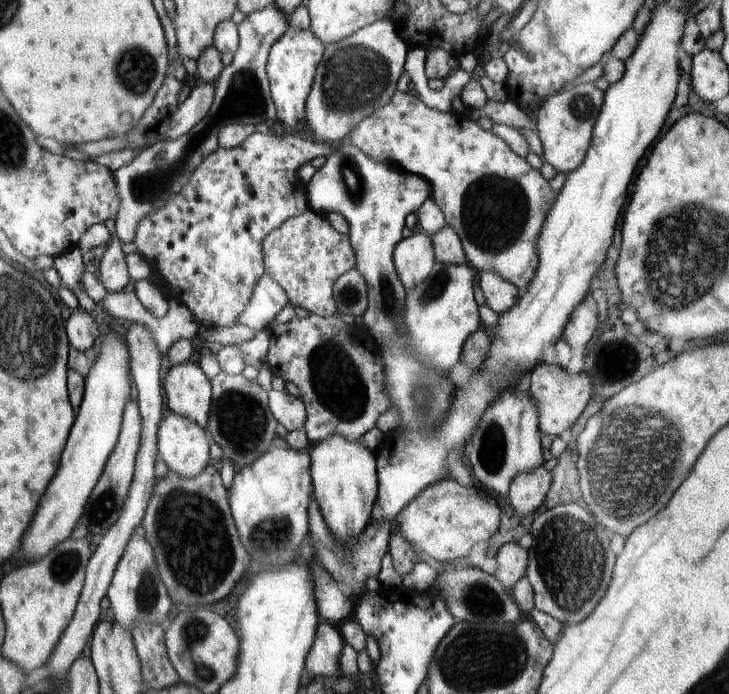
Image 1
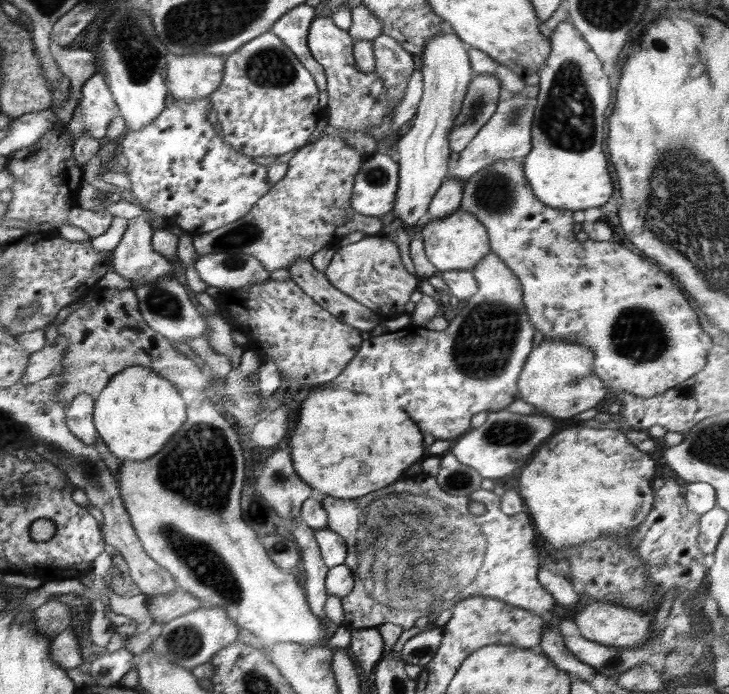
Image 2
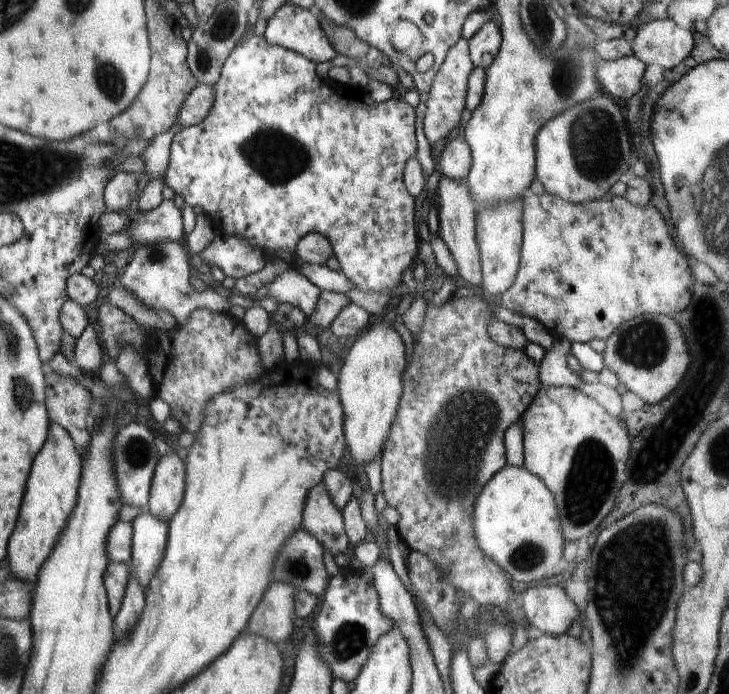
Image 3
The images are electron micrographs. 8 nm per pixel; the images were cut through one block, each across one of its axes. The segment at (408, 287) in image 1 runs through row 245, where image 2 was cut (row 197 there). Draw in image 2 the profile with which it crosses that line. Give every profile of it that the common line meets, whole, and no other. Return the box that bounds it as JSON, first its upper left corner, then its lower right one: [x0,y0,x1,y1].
[392,28,474,226]

